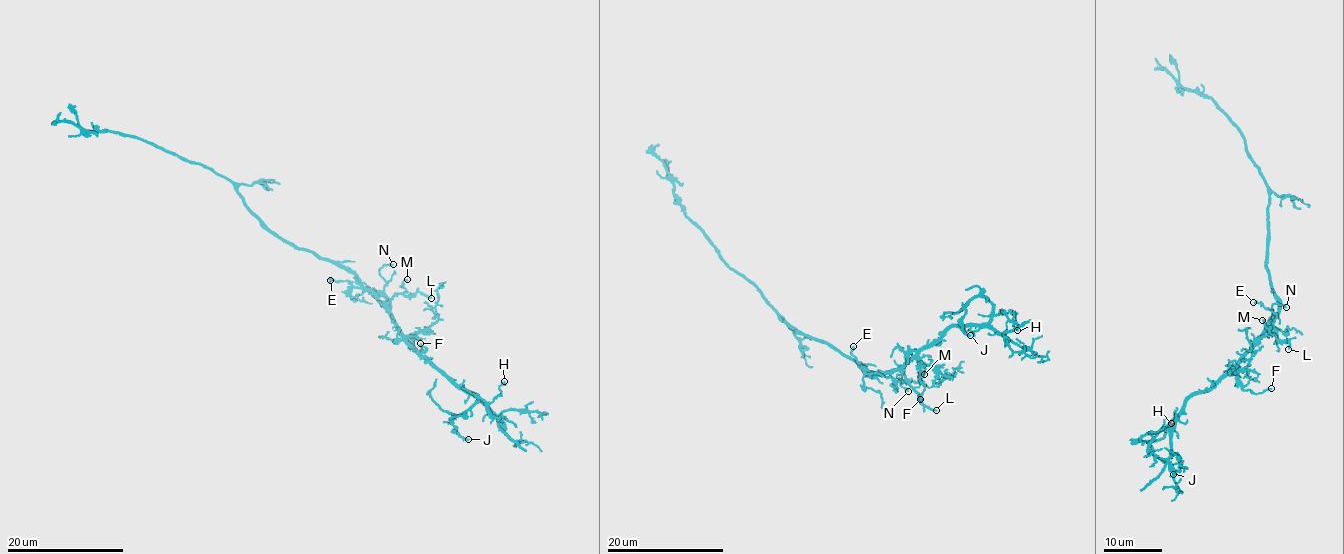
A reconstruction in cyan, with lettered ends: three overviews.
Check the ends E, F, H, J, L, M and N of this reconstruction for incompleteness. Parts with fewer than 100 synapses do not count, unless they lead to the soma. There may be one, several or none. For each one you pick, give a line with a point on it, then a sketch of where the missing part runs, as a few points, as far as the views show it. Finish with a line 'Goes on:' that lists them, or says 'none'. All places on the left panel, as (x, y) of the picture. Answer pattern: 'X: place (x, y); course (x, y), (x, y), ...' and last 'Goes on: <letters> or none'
Goes on: none

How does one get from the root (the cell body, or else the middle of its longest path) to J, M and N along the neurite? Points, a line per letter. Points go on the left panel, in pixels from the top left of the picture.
J: (314, 253), (352, 273), (377, 295), (408, 343), (477, 395), (453, 421), (457, 433), (468, 439)
M: (314, 253), (343, 265), (364, 288), (387, 303), (408, 292), (403, 284), (407, 279)
N: (314, 253), (343, 265), (364, 288), (377, 295), (386, 284), (379, 269), (393, 264)

